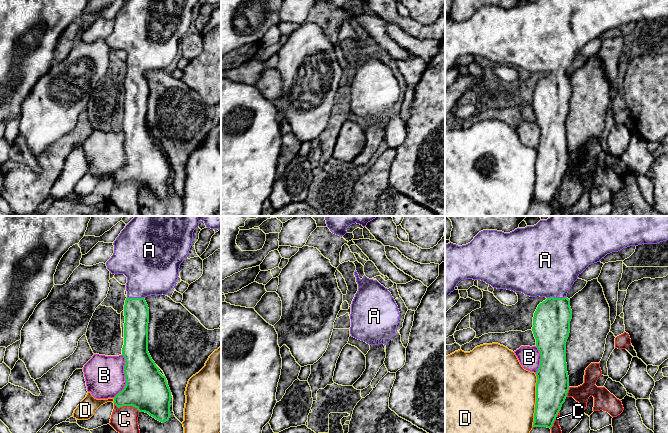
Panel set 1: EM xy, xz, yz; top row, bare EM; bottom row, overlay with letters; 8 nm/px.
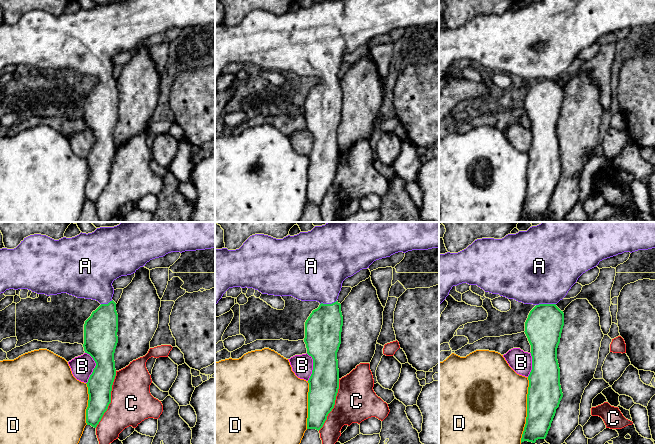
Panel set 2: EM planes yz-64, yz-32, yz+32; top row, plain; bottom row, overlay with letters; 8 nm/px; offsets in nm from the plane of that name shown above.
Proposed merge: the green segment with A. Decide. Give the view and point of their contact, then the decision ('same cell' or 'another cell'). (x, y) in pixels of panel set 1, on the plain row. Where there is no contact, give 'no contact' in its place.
yz (556, 74) | same cell

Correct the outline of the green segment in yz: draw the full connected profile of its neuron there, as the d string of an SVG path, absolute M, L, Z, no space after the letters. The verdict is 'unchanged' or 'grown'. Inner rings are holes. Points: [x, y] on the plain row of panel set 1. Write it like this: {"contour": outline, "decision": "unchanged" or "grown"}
{"contour": "M536 0L534 2L527 2L525 4L517 4L510 9L504 9L497 6L483 6L479 8L474 15L462 22L453 19L445 20L445 74L455 66L455 63L461 56L473 55L481 56L497 65L507 65L514 68L522 68L530 73L546 73L547 75L540 79L534 89L532 107L536 115L536 123L540 128L540 141L536 148L536 180L534 189L533 203L547 203L553 202L553 199L561 186L562 180L565 178L569 166L569 152L567 148L566 139L566 118L570 109L570 97L572 95L572 86L570 83L570 76L567 74L567 69L571 65L578 52L591 40L600 38L607 30L618 28L623 24L630 22L638 22L642 20L657 20L668 16L668 0Z", "decision": "grown"}

